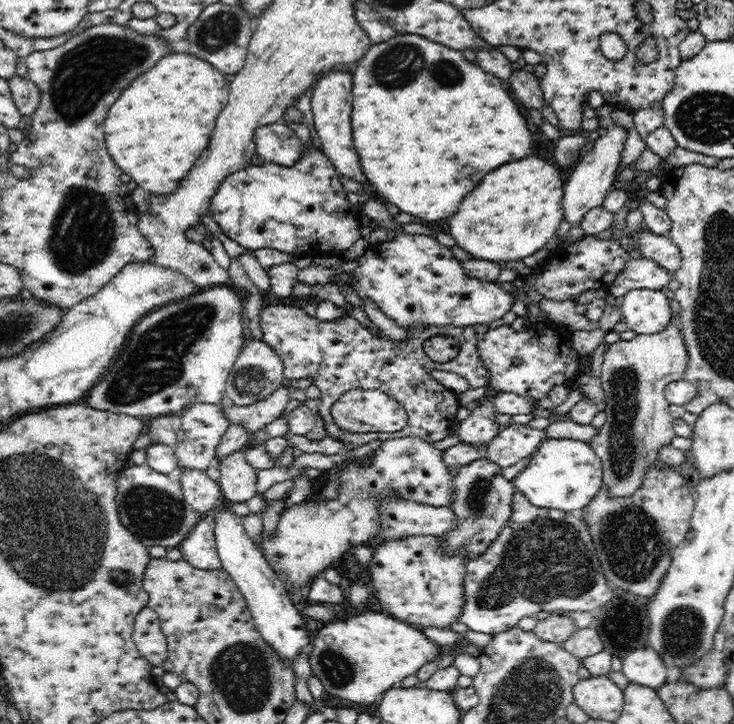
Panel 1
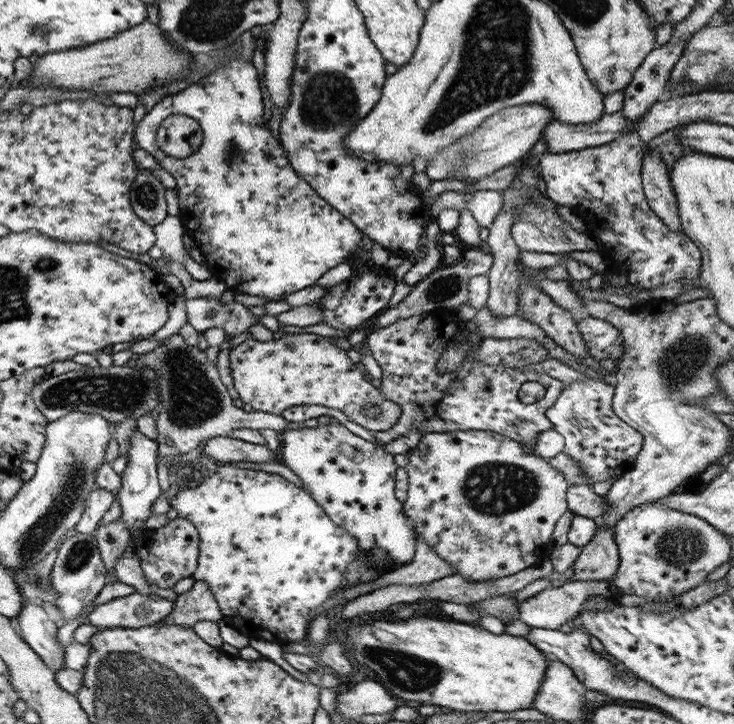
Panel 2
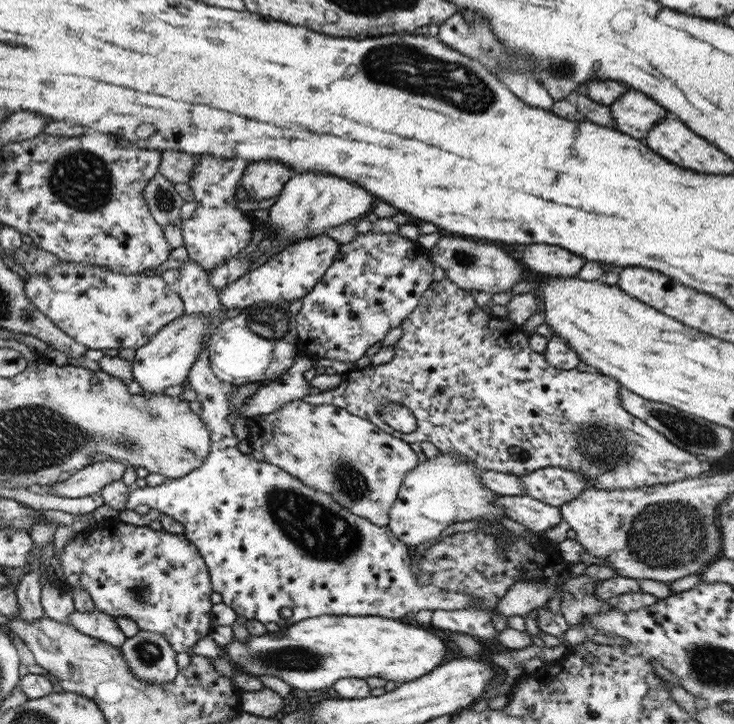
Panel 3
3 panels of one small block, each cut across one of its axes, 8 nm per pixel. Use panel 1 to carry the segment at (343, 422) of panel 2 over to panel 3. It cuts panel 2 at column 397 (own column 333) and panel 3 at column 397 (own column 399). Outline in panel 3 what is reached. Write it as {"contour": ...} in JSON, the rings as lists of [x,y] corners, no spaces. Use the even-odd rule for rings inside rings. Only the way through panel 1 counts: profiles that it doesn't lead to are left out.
{"contour":[[[447,277],[437,282],[433,281],[419,297],[417,306],[400,323],[402,329],[401,336],[392,344],[394,354],[389,362],[376,366],[369,365],[362,368],[351,368],[342,375],[342,379],[335,388],[327,389],[317,394],[305,395],[302,398],[303,402],[313,405],[328,404],[341,408],[352,415],[371,422],[380,431],[399,438],[407,444],[411,442],[431,442],[441,453],[457,453],[463,459],[471,461],[477,469],[502,472],[503,474],[512,474],[518,477],[527,476],[530,472],[540,468],[559,467],[571,469],[571,471],[577,471],[577,473],[581,472],[581,475],[587,477],[591,486],[596,489],[623,489],[648,487],[659,483],[667,484],[681,479],[695,478],[704,476],[705,470],[709,470],[709,464],[705,464],[706,461],[701,461],[694,454],[682,448],[677,448],[665,436],[661,436],[659,432],[649,428],[643,420],[639,420],[639,418],[635,418],[635,416],[625,412],[621,404],[621,398],[619,398],[620,384],[617,381],[597,372],[579,372],[576,368],[571,370],[557,369],[549,365],[542,354],[533,352],[529,348],[528,334],[523,332],[522,326],[517,326],[509,320],[503,320],[499,317],[494,317],[492,314],[485,313],[481,307],[475,304],[474,295],[475,292],[459,288]],[[387,403],[401,404],[411,411],[416,420],[416,428],[413,432],[397,432],[397,430],[387,426],[377,416],[377,409],[381,405],[387,405]]]}

